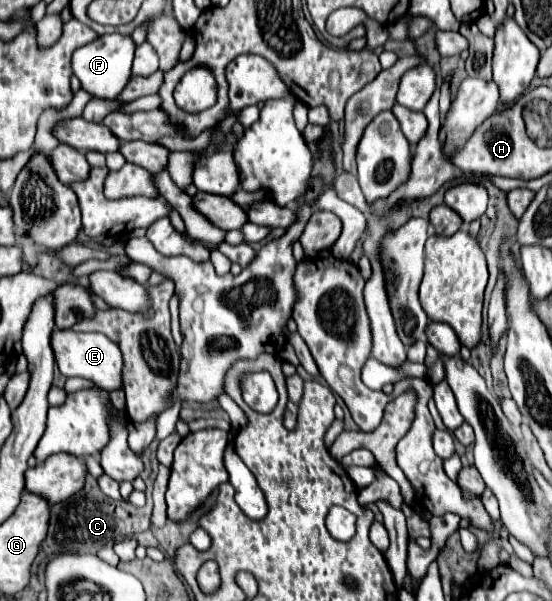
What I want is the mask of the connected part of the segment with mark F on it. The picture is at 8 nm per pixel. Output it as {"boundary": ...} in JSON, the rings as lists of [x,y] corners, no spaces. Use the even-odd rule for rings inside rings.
{"boundary":[[[113,33],[113,35],[101,35],[93,43],[87,43],[79,47],[73,53],[73,73],[81,81],[81,87],[91,93],[93,97],[101,99],[115,99],[123,91],[123,85],[131,79],[131,65],[135,55],[135,41],[129,35]]]}

